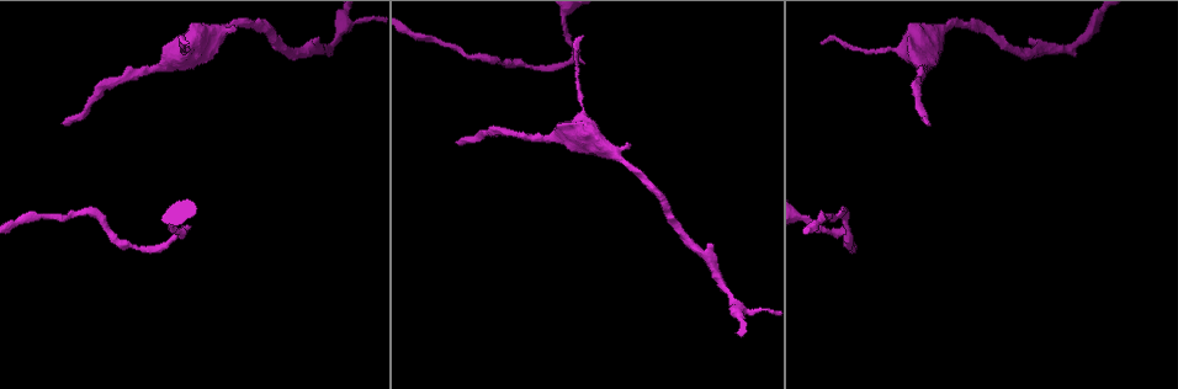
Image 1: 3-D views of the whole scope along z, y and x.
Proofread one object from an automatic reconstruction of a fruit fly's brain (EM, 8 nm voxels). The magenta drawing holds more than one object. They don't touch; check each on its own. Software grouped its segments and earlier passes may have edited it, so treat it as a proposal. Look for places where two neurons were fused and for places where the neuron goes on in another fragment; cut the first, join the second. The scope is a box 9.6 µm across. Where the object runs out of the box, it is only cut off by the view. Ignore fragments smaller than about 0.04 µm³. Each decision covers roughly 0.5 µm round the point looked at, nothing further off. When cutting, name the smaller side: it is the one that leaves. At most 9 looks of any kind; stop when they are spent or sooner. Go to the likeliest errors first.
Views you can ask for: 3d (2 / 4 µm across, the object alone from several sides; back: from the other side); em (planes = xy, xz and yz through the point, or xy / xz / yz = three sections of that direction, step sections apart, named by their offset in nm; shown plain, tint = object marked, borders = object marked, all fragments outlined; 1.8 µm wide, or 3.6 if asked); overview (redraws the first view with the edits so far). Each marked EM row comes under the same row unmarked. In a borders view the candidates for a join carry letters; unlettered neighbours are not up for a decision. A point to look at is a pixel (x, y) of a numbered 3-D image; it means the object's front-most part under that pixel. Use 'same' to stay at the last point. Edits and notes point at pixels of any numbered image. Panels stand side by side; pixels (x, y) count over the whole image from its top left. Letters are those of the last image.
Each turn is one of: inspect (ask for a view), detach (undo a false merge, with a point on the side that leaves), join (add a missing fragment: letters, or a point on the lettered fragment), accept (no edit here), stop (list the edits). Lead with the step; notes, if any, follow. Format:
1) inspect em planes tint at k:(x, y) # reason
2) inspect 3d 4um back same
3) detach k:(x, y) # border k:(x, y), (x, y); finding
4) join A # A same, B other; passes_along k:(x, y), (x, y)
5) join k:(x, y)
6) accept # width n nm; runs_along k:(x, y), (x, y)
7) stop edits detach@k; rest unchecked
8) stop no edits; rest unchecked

inspect 3d 4um back at 1:(925, 124)

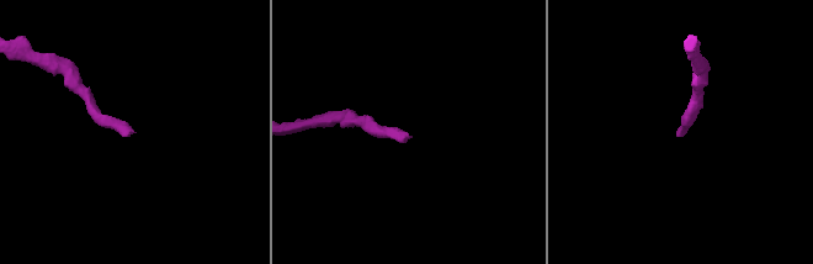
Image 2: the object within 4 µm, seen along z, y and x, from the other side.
inspect em planes borders at 2:(684, 132) # shape alone is not enough

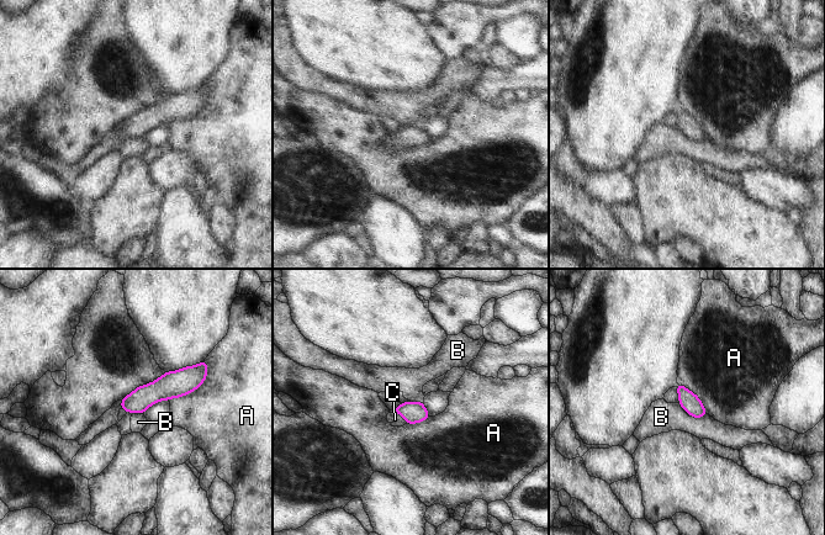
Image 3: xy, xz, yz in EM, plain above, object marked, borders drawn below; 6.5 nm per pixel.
join C # A other, B other, C same; passes_along 3:(413, 412), (400, 413), (395, 419); it goes on there

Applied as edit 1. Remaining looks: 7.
inspect overview # redraw

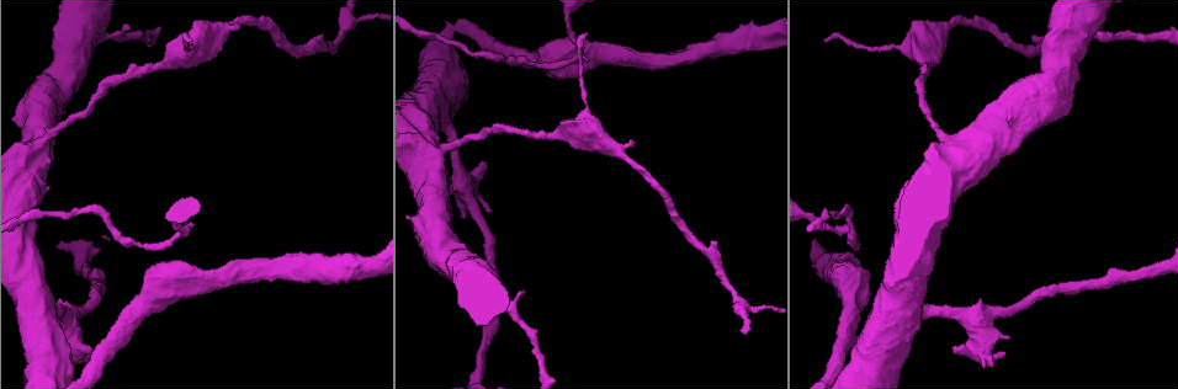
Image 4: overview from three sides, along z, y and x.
inspect 3d 2um at 4:(808, 219) # sudden change in width

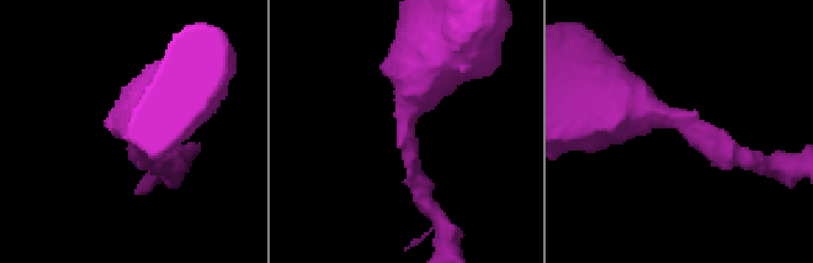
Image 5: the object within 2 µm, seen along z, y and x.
inspect em yz step 8 borders at 5:(681, 125) # need the tissue

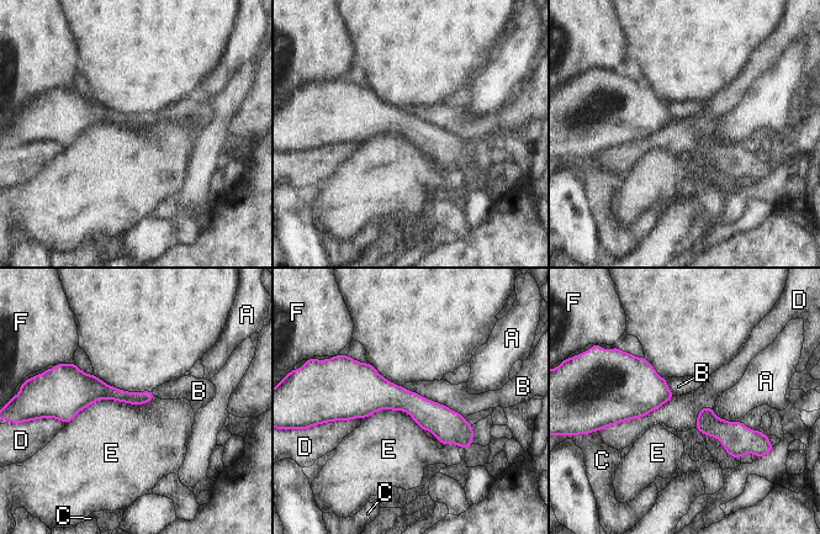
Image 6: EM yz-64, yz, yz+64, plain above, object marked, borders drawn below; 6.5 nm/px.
accept # A other, B other, C other, D other, E other, F other; runs_along 6:(337, 400), (406, 400), (469, 440); one neuron here

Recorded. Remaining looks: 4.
inspect em xy step 8 borders at 4:(90, 346) # thick end

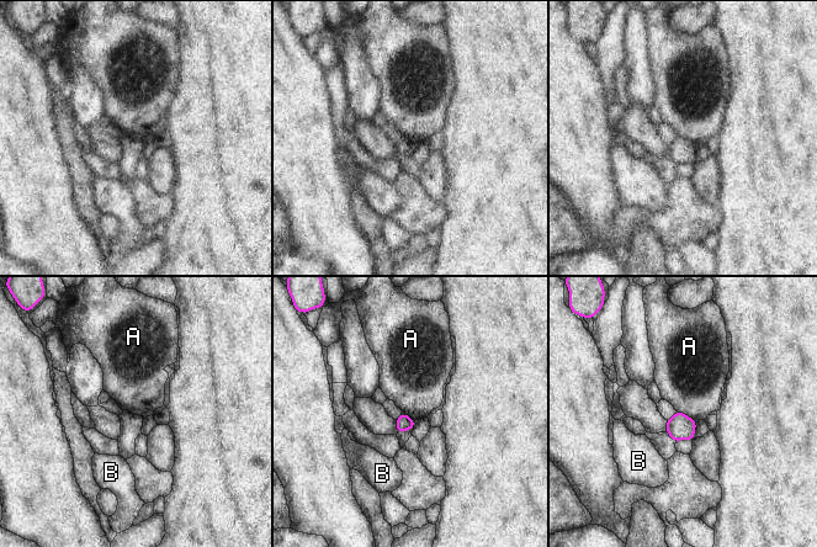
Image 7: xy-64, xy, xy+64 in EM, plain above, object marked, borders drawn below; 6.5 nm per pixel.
inspect em planes borders same # another direction

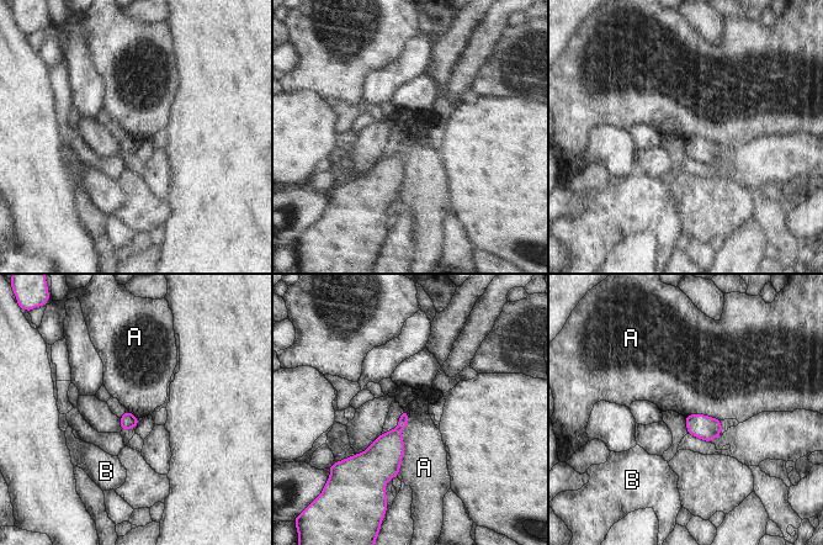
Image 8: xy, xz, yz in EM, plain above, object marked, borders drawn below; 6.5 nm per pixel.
accept # A other, B other; border 8:(405, 409), (397, 475); no lettered fragment goes on from it

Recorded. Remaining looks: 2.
inspect 3d 4um at 4:(586, 35) # free end

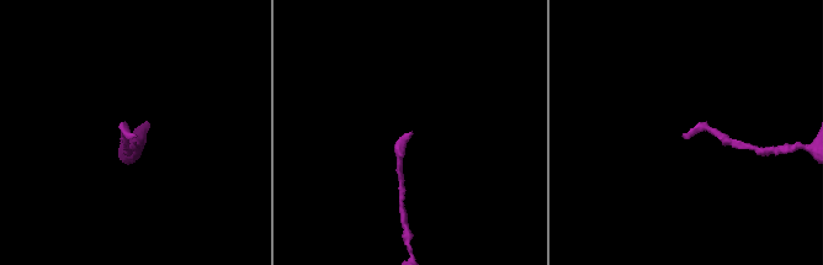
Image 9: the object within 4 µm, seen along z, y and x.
inspect em planes borders at 9:(131, 137) # need the tissue

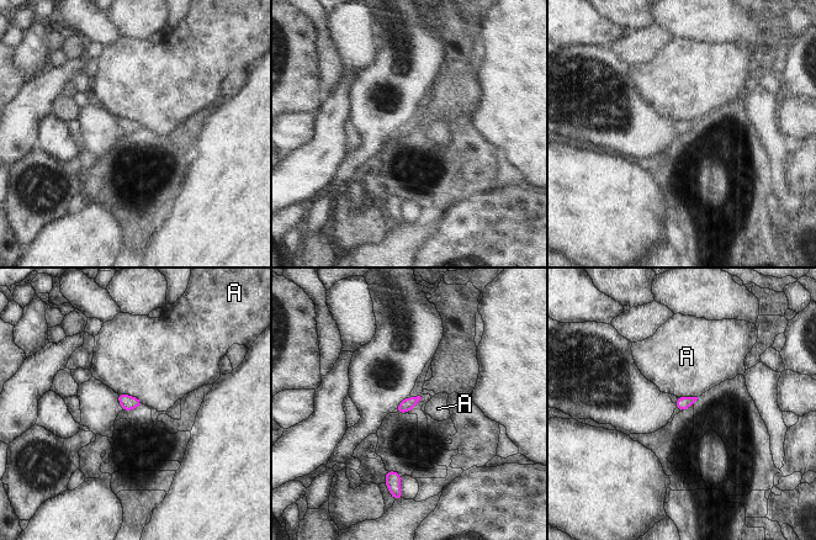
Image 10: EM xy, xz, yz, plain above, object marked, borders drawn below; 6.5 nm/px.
accept # width 80 nm; A other; border 10:(117, 392), (134, 396), (143, 403); none of them fits

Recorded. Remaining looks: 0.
stop edits join@3; rest unchecked

